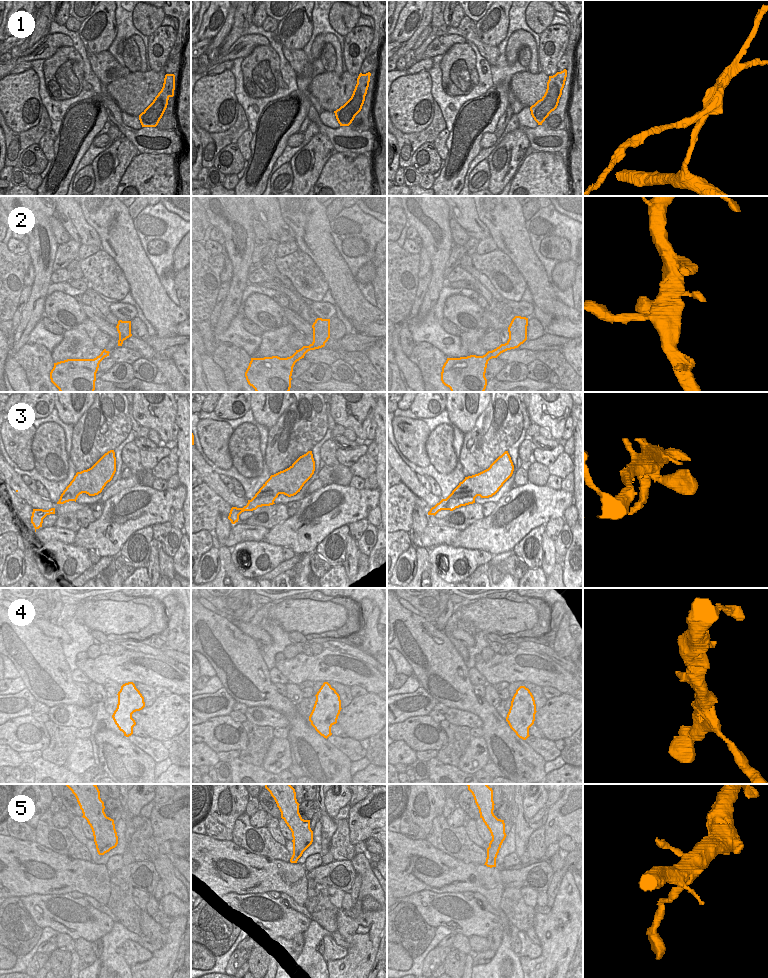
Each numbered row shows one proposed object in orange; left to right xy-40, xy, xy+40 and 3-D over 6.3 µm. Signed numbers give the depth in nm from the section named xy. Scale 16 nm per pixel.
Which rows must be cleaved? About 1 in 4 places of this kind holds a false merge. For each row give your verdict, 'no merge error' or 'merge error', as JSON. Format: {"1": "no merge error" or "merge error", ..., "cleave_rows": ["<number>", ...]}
{"1": "merge error", "2": "no merge error", "3": "no merge error", "4": "no merge error", "5": "no merge error", "cleave_rows": ["1"]}

